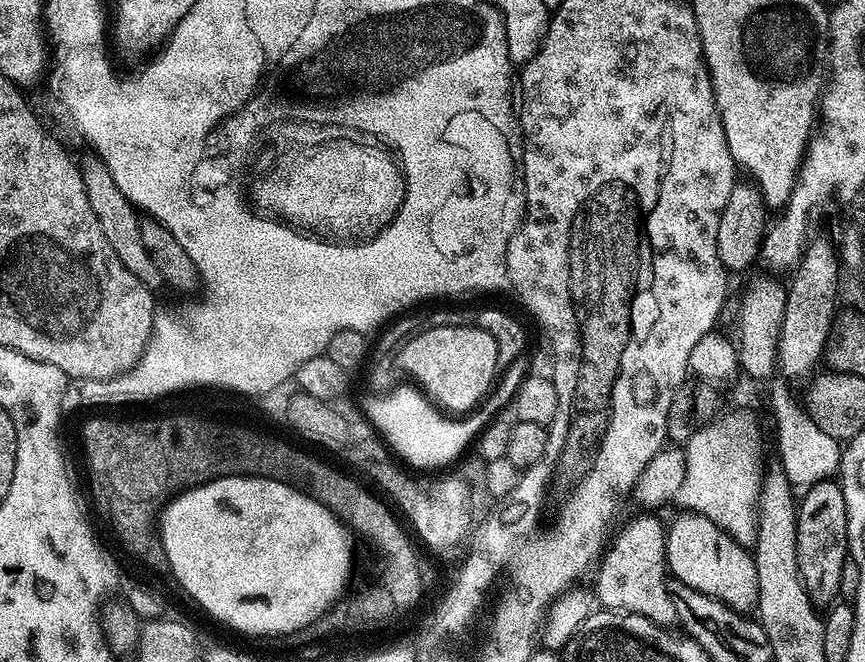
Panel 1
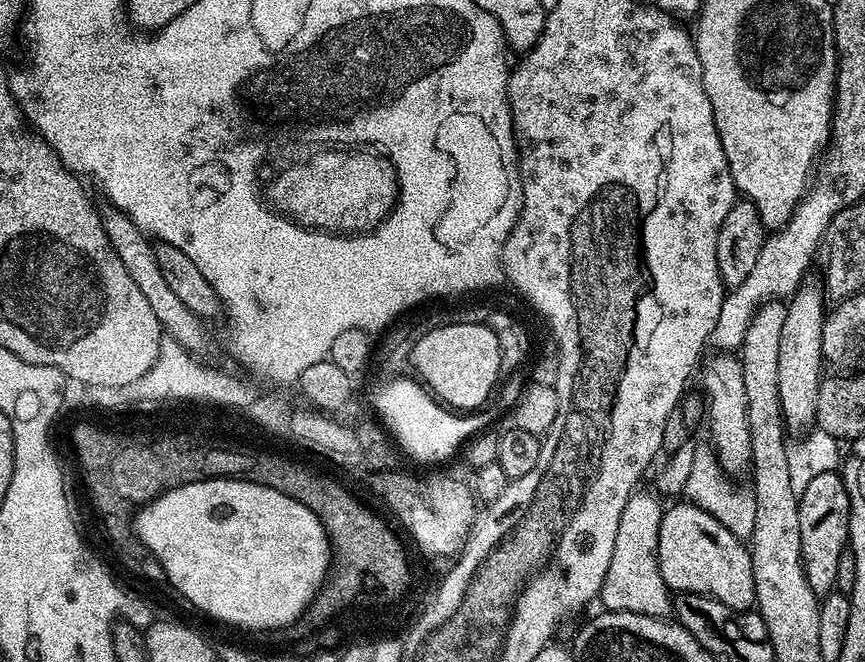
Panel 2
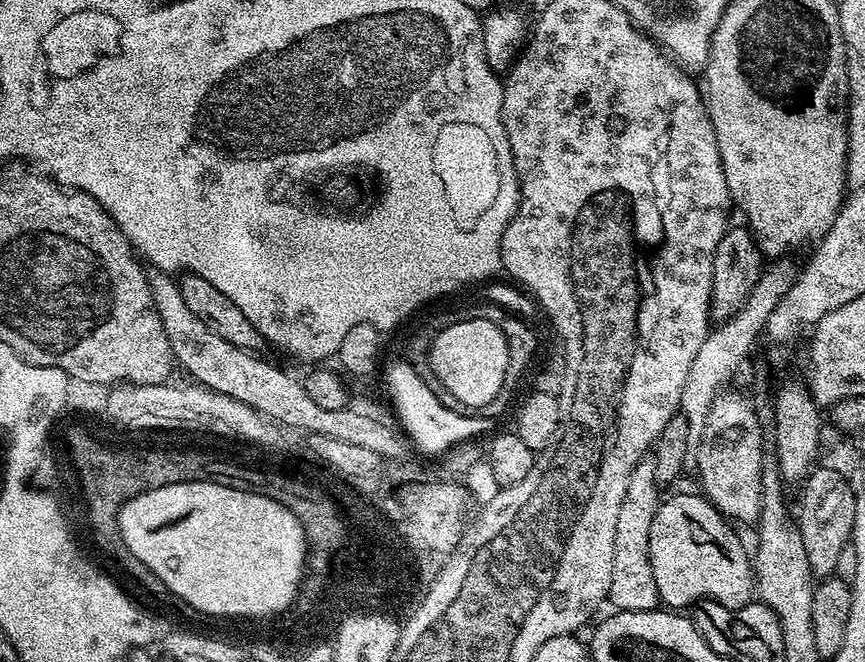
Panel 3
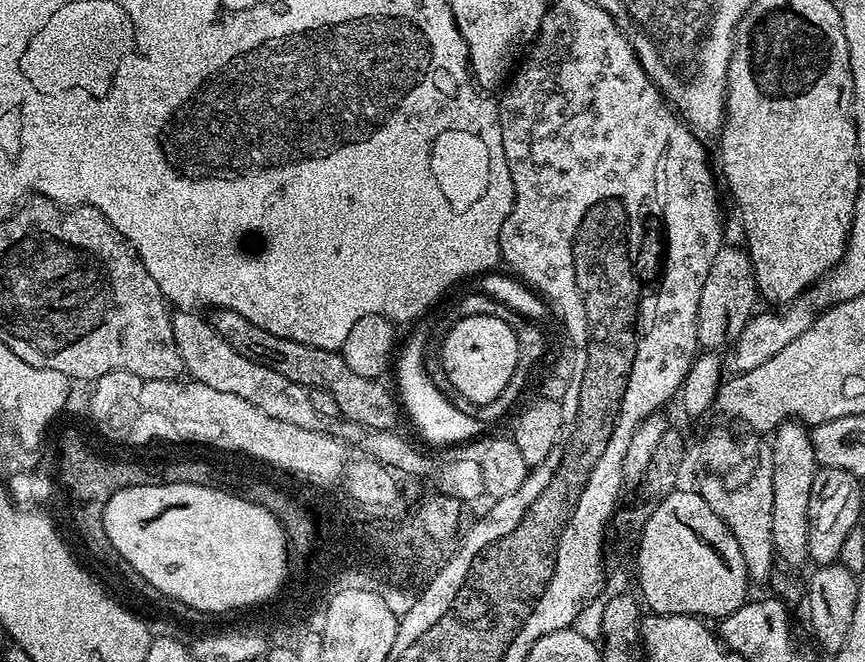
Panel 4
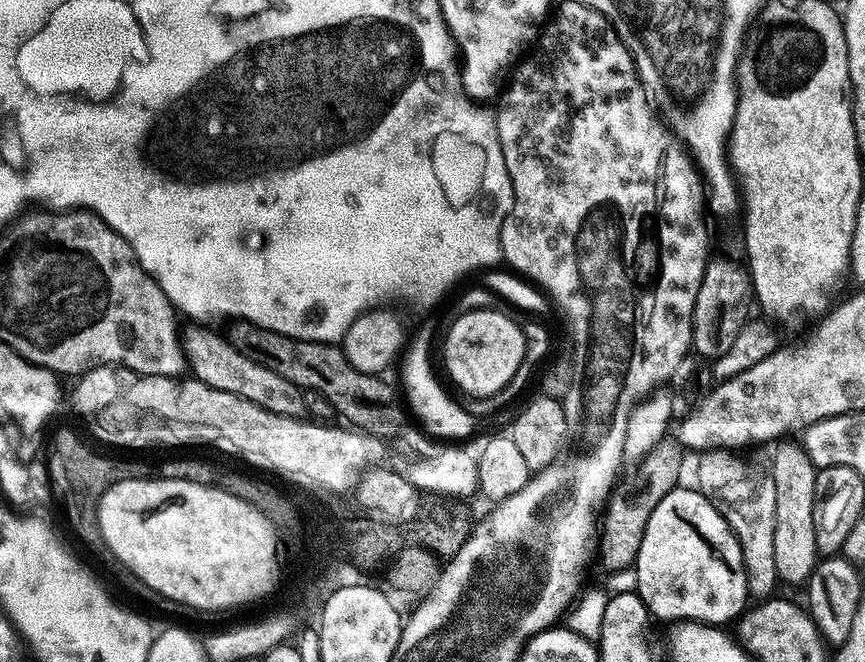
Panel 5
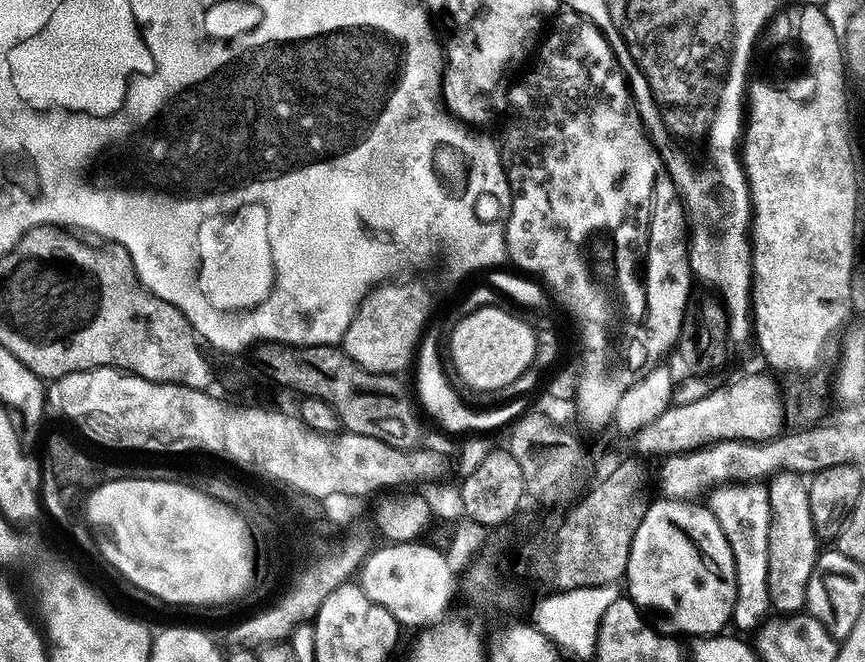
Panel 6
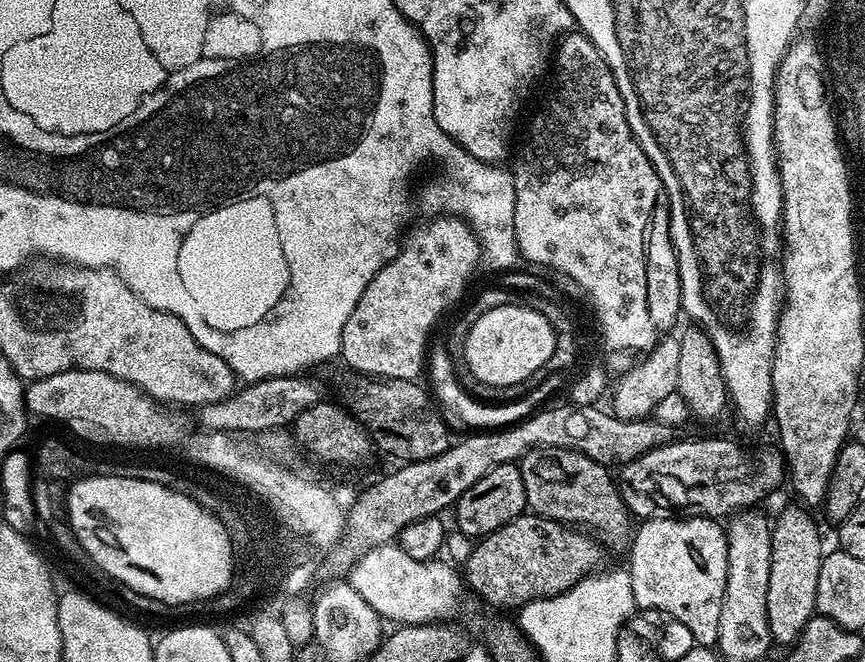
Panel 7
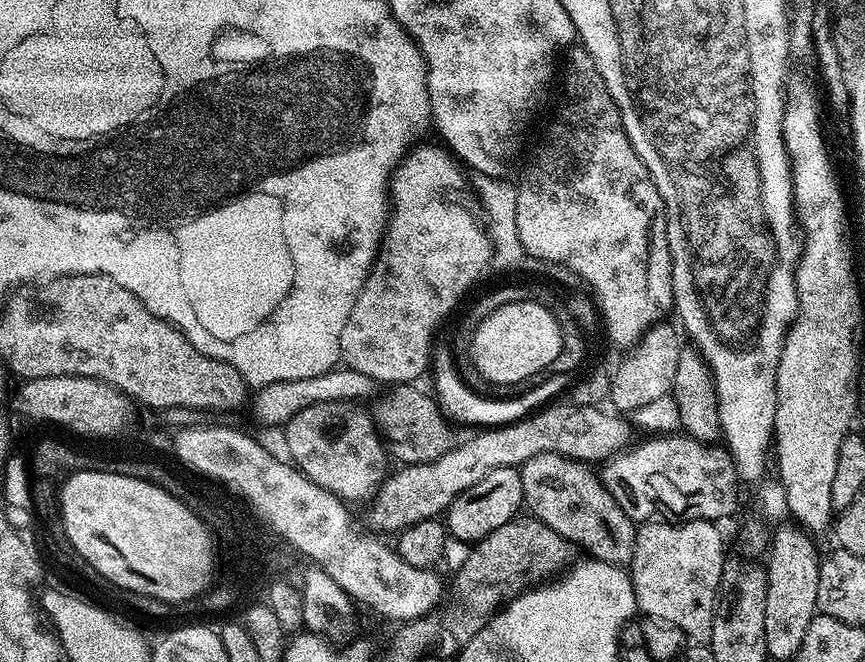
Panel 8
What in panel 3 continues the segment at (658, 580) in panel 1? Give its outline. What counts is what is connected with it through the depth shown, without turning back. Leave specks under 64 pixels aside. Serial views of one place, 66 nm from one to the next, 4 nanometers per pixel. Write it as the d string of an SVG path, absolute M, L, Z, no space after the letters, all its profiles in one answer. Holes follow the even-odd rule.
M649 454L634 466L630 486L626 486L626 498L622 498L622 506L618 510L618 526L614 526L614 574L610 578L608 600L613 609L622 612L651 612L661 603L650 566L650 526L656 509L662 503L661 489L654 474L655 461Z

